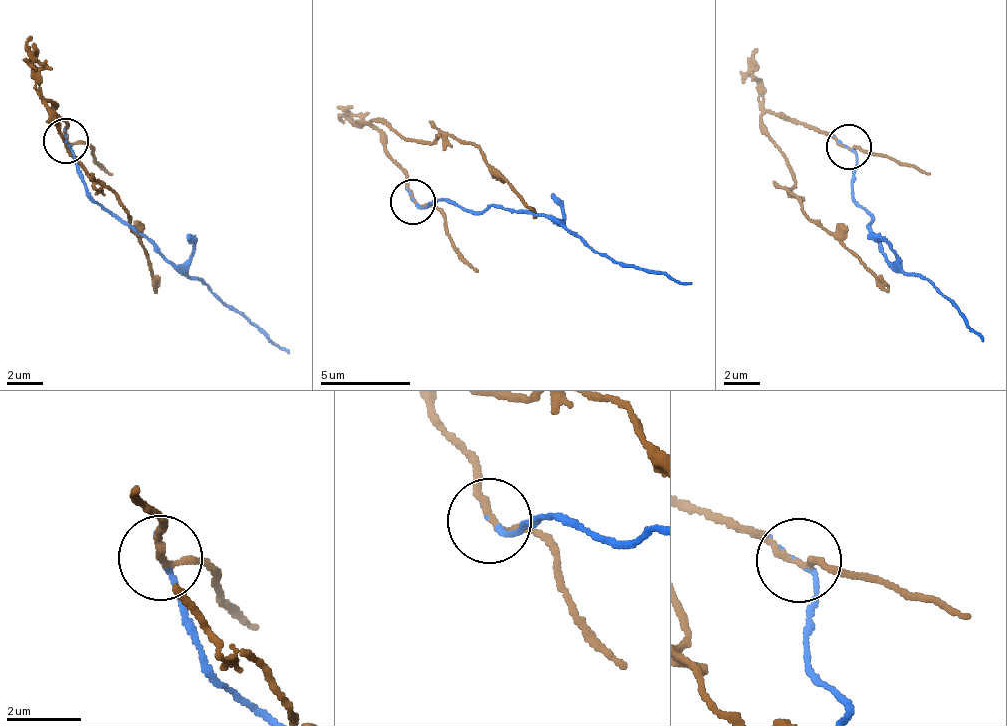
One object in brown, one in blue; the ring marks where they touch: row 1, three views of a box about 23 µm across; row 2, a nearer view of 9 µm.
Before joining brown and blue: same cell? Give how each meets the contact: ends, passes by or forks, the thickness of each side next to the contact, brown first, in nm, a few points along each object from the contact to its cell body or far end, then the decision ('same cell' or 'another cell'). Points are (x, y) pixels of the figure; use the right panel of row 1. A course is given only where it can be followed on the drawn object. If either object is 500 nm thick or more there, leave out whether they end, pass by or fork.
brown passes by | blue ends | 170/140 nm | brown via (850, 145), (814, 132), (793, 119), (764, 115), (760, 119), (760, 133), (786, 163), (801, 210), (889, 293) | blue via (850, 145), (853, 194), (873, 215), (881, 253), (949, 298), (983, 340) | another cell

